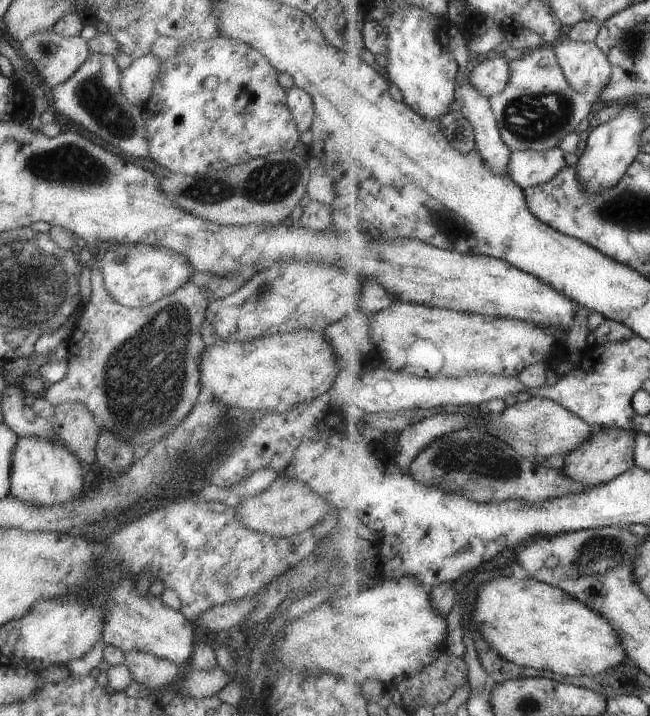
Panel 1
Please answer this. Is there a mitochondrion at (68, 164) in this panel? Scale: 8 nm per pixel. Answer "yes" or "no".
yes

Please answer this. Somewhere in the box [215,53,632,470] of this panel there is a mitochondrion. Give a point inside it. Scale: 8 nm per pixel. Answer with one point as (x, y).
(536, 117)

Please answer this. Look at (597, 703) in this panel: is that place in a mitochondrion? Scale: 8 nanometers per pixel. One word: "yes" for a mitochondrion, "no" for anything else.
no

